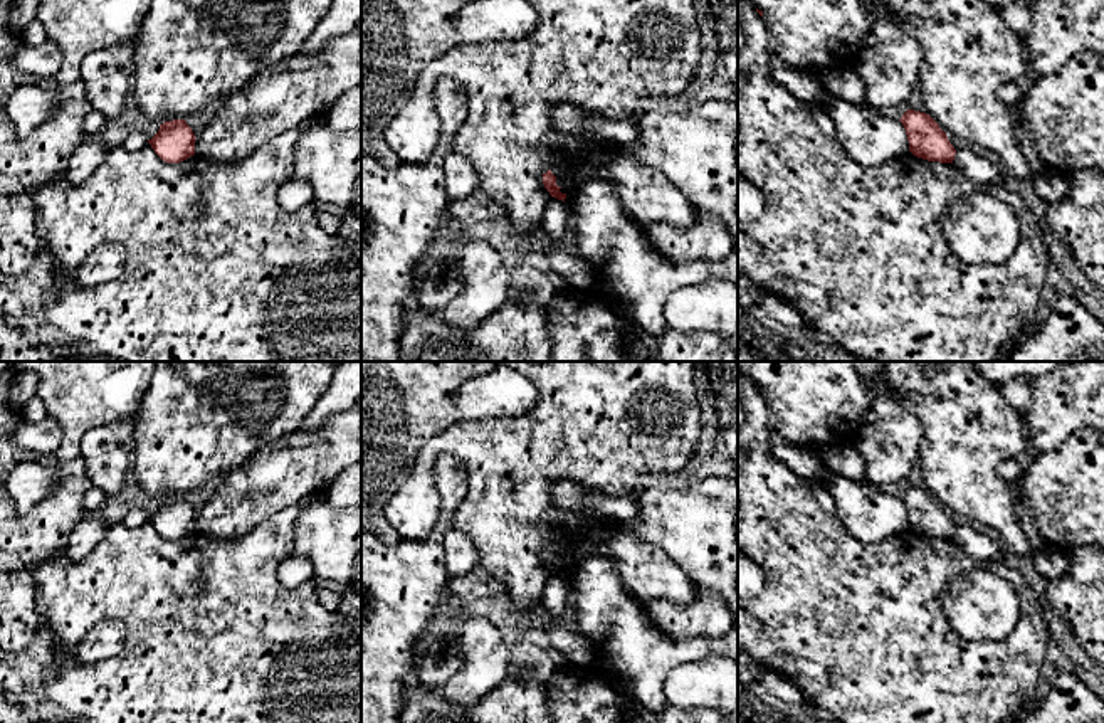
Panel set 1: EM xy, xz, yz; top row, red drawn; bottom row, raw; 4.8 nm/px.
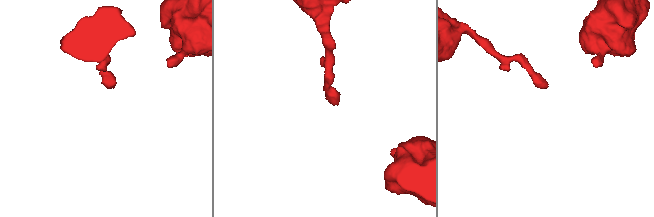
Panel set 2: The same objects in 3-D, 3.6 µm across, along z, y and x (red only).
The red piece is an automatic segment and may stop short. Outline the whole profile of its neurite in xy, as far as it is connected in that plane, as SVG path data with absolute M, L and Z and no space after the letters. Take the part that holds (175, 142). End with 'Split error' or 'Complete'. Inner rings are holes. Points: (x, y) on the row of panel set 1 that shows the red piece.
M185 119L165 121L148 140L155 153L166 163L180 163L195 155L195 135Z. Complete

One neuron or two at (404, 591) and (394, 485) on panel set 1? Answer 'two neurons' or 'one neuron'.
two neurons

